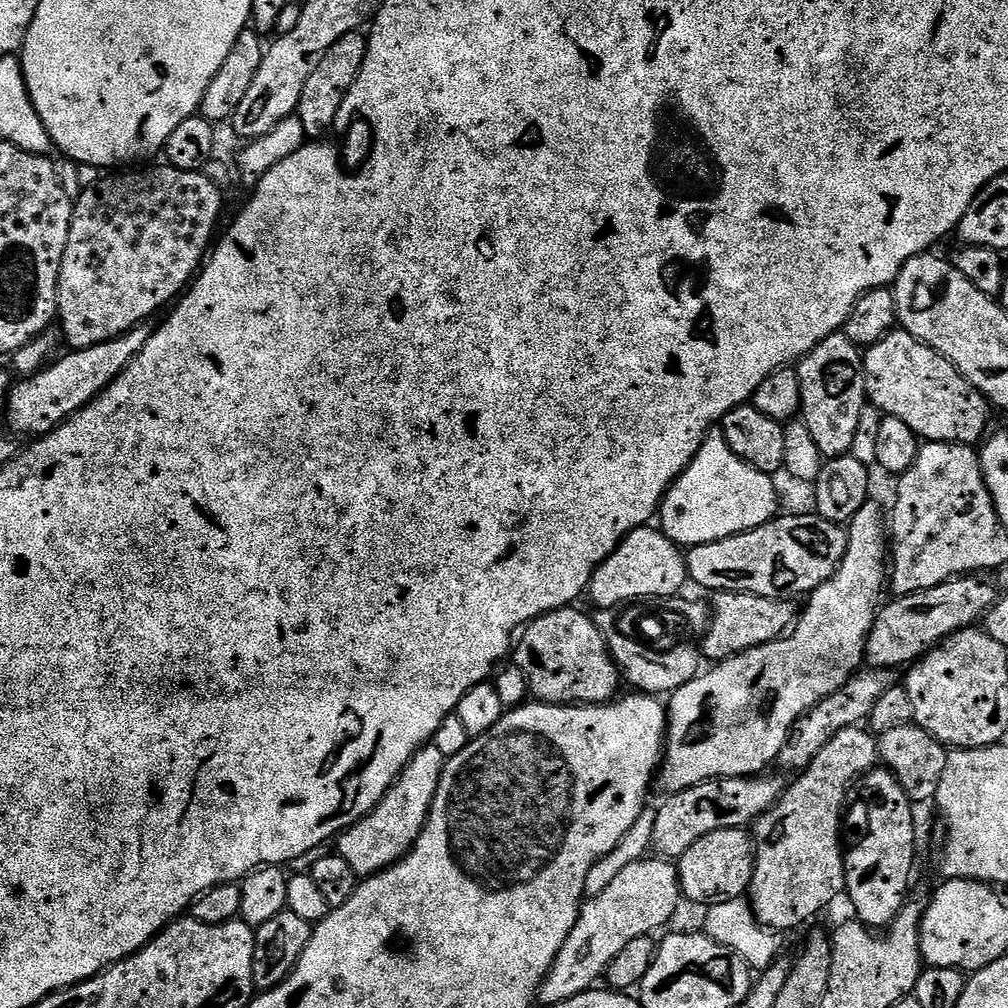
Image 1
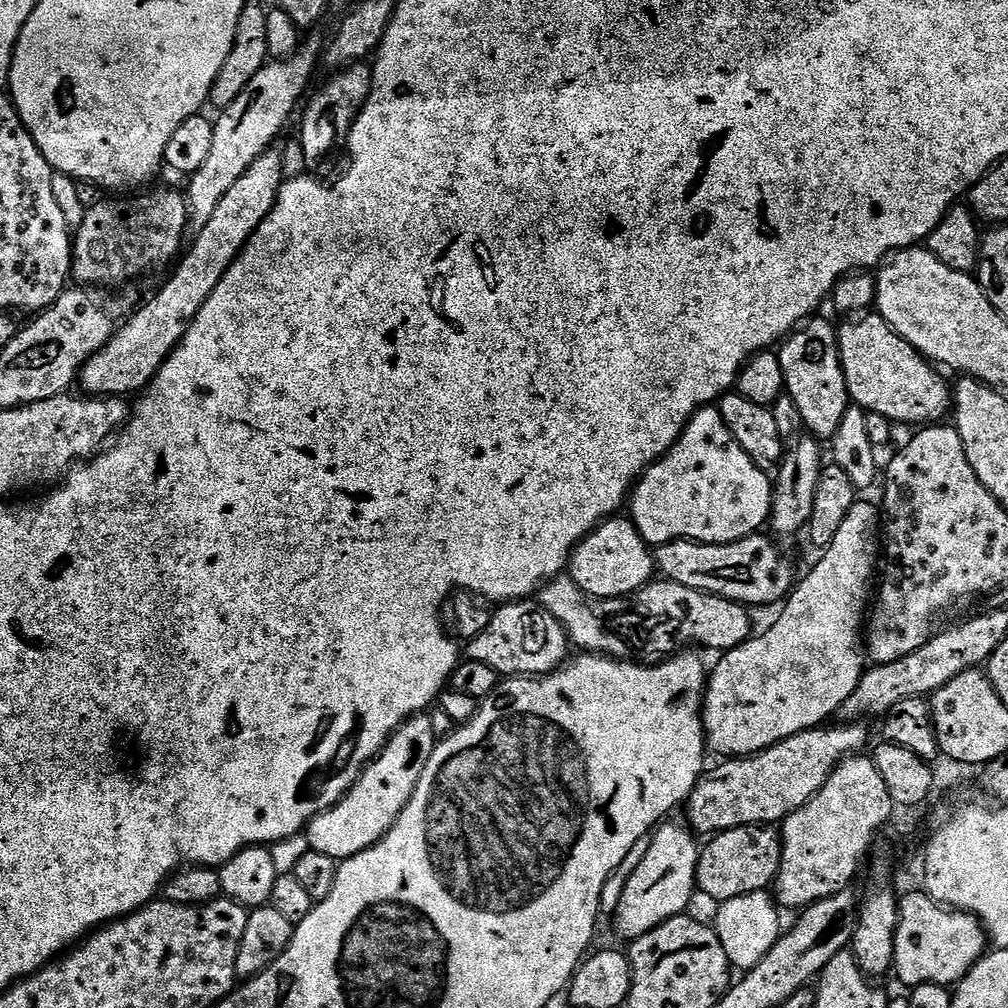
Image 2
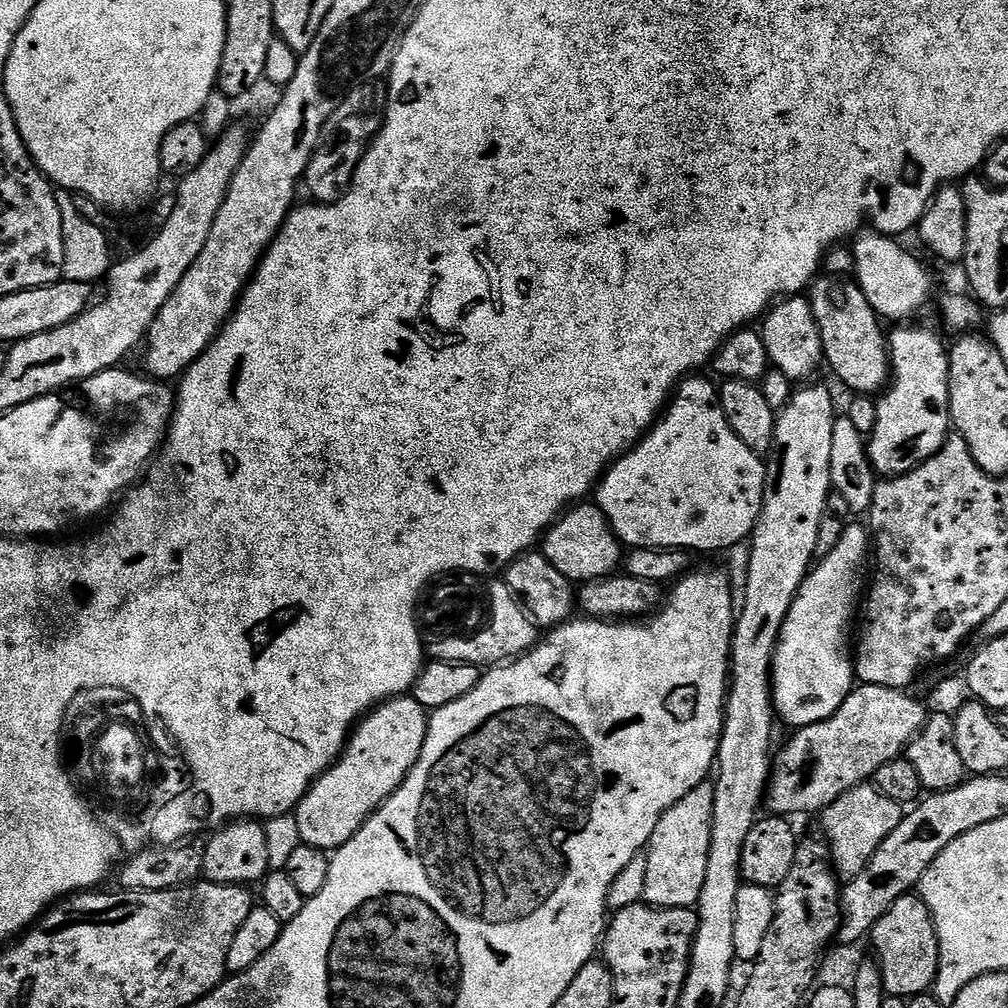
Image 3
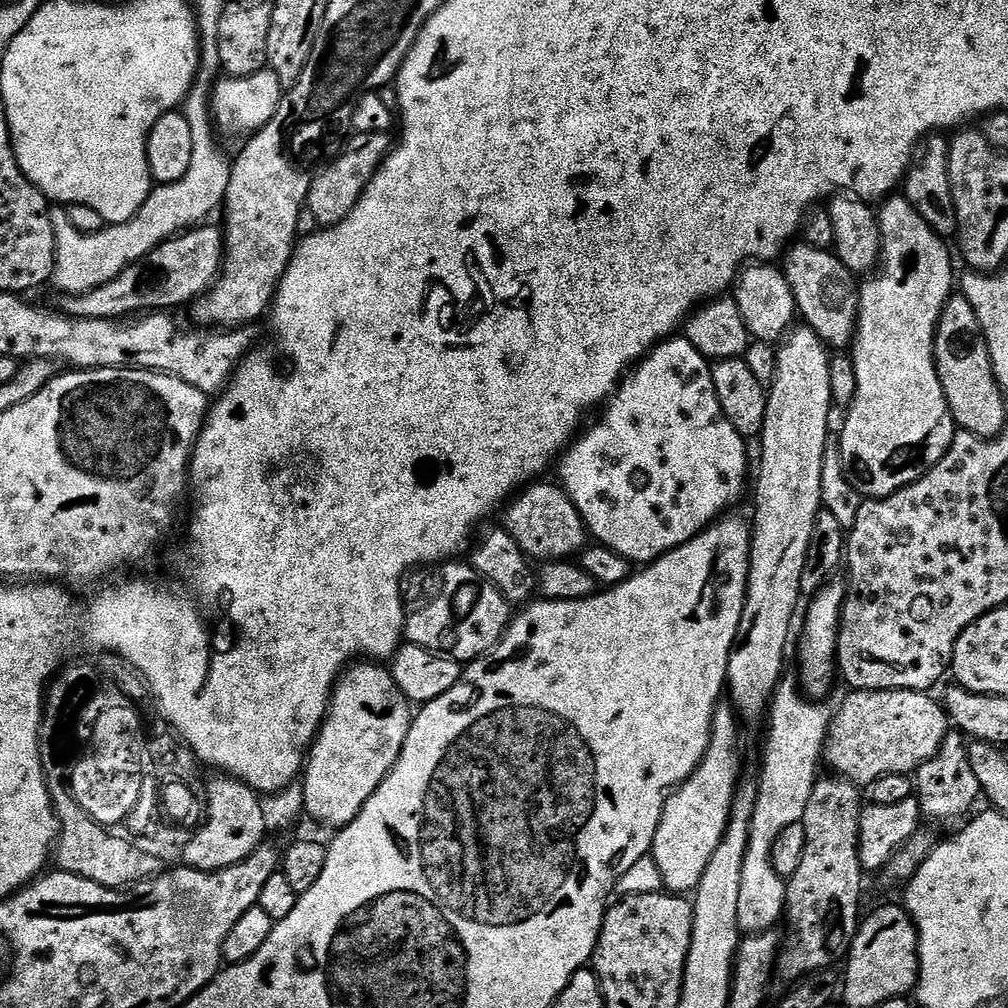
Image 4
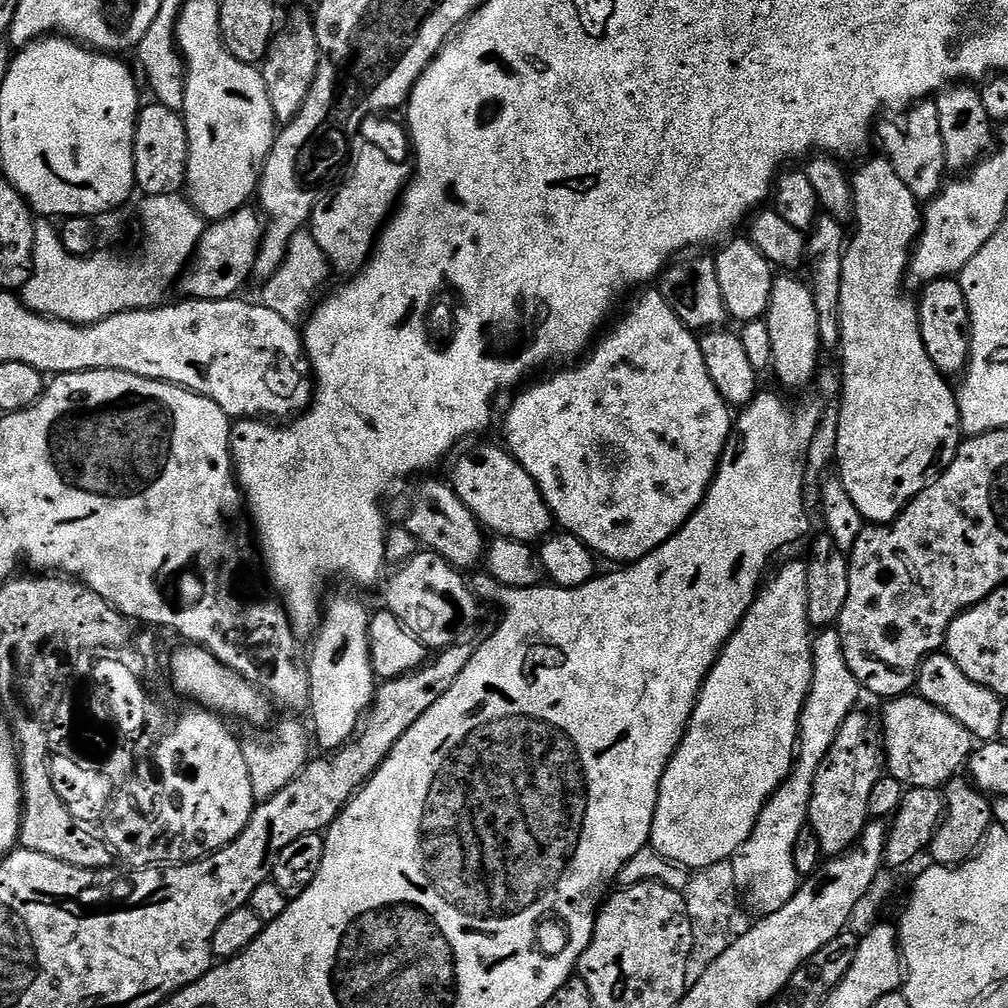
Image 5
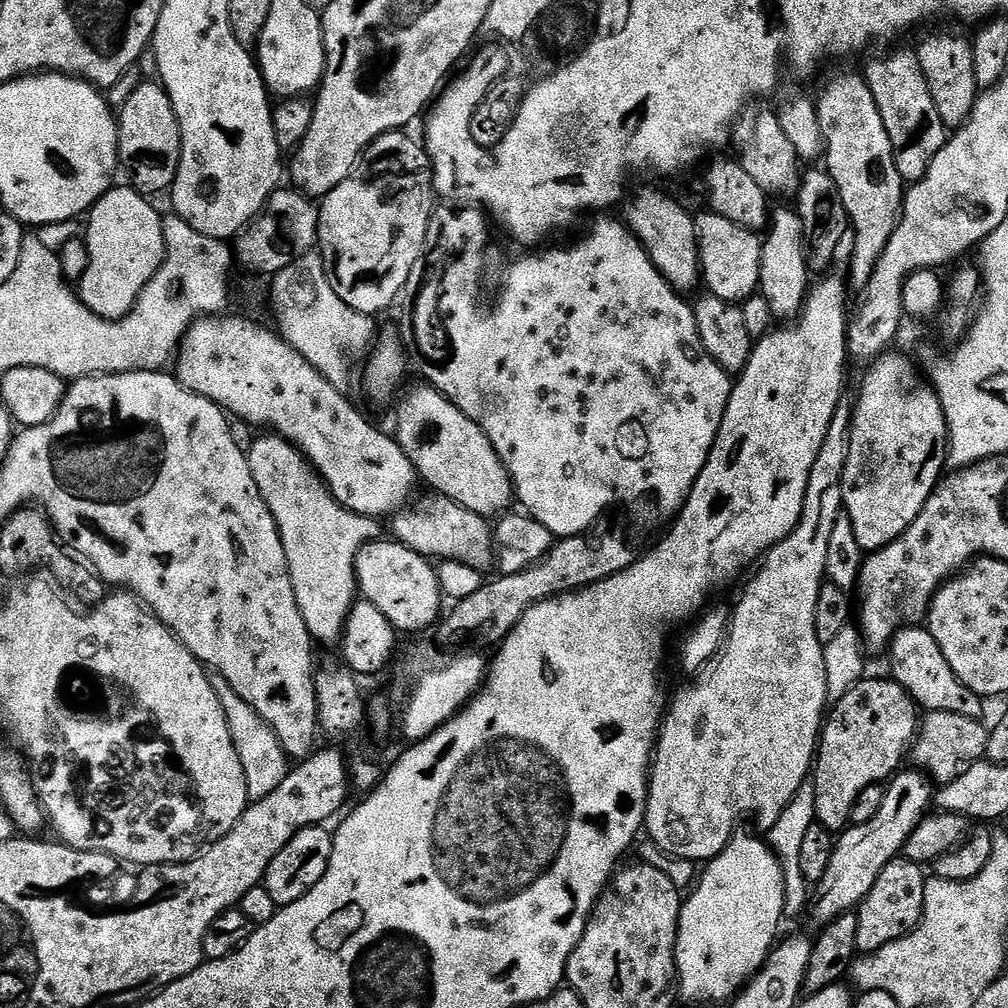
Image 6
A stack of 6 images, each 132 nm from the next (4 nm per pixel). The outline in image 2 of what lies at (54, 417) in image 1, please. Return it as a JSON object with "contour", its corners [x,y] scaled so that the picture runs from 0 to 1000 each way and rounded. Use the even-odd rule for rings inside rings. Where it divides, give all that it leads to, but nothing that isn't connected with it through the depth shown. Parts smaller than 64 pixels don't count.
{"contour":[[[267,149],[261,151],[253,159],[248,165],[248,169],[244,169],[244,173],[240,173],[240,177],[236,177],[236,181],[232,181],[232,185],[228,185],[224,196],[220,196],[220,200],[216,200],[216,208],[212,208],[208,220],[204,220],[204,224],[200,224],[200,228],[193,231],[194,239],[191,240],[190,247],[188,247],[188,242],[186,249],[182,251],[181,257],[178,259],[179,267],[160,284],[159,291],[152,298],[145,299],[124,321],[122,318],[116,324],[109,339],[105,339],[105,343],[101,343],[101,347],[97,347],[97,351],[93,351],[83,360],[82,365],[79,366],[77,381],[78,384],[83,384],[82,388],[86,392],[123,395],[126,394],[126,389],[138,391],[147,384],[149,378],[157,371],[161,359],[165,359],[167,352],[181,339],[185,327],[192,319],[196,308],[200,308],[204,296],[208,296],[212,284],[216,284],[216,280],[220,280],[220,272],[224,272],[224,268],[230,263],[232,256],[236,256],[236,252],[242,247],[244,240],[252,232],[252,228],[256,228],[258,221],[268,212],[268,208],[276,196],[278,184],[282,182],[283,178],[278,151]]]}

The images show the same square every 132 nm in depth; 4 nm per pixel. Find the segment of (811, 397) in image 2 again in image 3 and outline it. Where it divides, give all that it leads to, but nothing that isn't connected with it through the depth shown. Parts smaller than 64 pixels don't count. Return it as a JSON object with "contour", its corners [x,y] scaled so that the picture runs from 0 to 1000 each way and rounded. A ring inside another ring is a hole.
{"contour":[[[801,293],[784,294],[767,301],[757,314],[756,332],[765,364],[772,366],[787,379],[802,379],[818,360],[815,331],[806,311],[806,301]]]}

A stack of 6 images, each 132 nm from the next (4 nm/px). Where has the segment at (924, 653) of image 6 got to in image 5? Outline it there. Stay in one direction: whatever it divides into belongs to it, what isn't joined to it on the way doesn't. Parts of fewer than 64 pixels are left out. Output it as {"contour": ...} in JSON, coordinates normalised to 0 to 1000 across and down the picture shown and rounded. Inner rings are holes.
{"contour":[[[926,649],[914,657],[907,683],[919,696],[931,700],[931,704],[942,708],[946,716],[958,720],[965,735],[984,736],[991,731],[997,695],[986,688],[986,685],[978,685],[978,681],[962,677],[962,673],[958,673],[958,669],[954,669],[954,665],[950,665],[950,661],[938,649]]]}

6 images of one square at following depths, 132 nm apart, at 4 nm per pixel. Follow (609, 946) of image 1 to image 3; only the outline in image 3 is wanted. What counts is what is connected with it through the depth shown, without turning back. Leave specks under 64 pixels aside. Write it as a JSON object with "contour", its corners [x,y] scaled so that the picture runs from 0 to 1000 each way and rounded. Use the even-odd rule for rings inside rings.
{"contour":[[[699,776],[688,780],[681,792],[657,808],[649,827],[643,832],[641,877],[638,896],[649,901],[687,901],[693,898],[696,875],[700,875],[700,855],[704,847],[708,781]]]}

